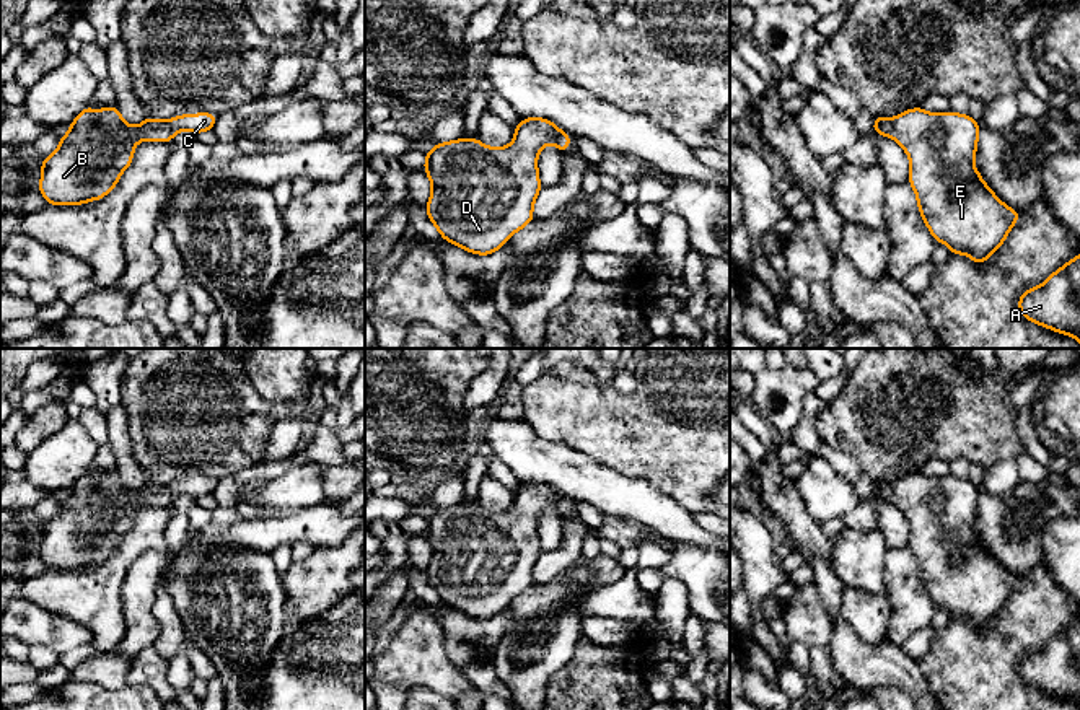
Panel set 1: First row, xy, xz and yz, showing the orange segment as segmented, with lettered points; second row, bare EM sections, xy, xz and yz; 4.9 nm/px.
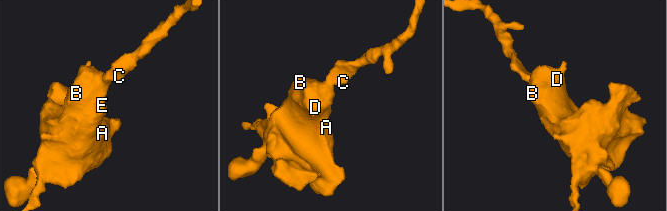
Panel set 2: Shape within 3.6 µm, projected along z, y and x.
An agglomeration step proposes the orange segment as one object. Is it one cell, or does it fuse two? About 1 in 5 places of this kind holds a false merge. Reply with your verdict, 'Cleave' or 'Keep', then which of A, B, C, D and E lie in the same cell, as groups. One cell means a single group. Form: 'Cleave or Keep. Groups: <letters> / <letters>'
Keep. Groups: A B C D E

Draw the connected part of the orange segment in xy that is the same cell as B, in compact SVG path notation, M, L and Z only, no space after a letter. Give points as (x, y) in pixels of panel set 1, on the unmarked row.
M86 471L70 490L70 495L59 503L57 515L46 521L41 528L41 547L37 555L46 562L47 570L81 570L91 565L99 565L108 560L119 547L121 539L130 531L134 524L134 513L138 506L165 506L169 508L181 495L202 498L212 495L217 480L212 477L182 479L168 485L145 482L145 485L130 492L121 480L117 471L103 471L94 477Z

